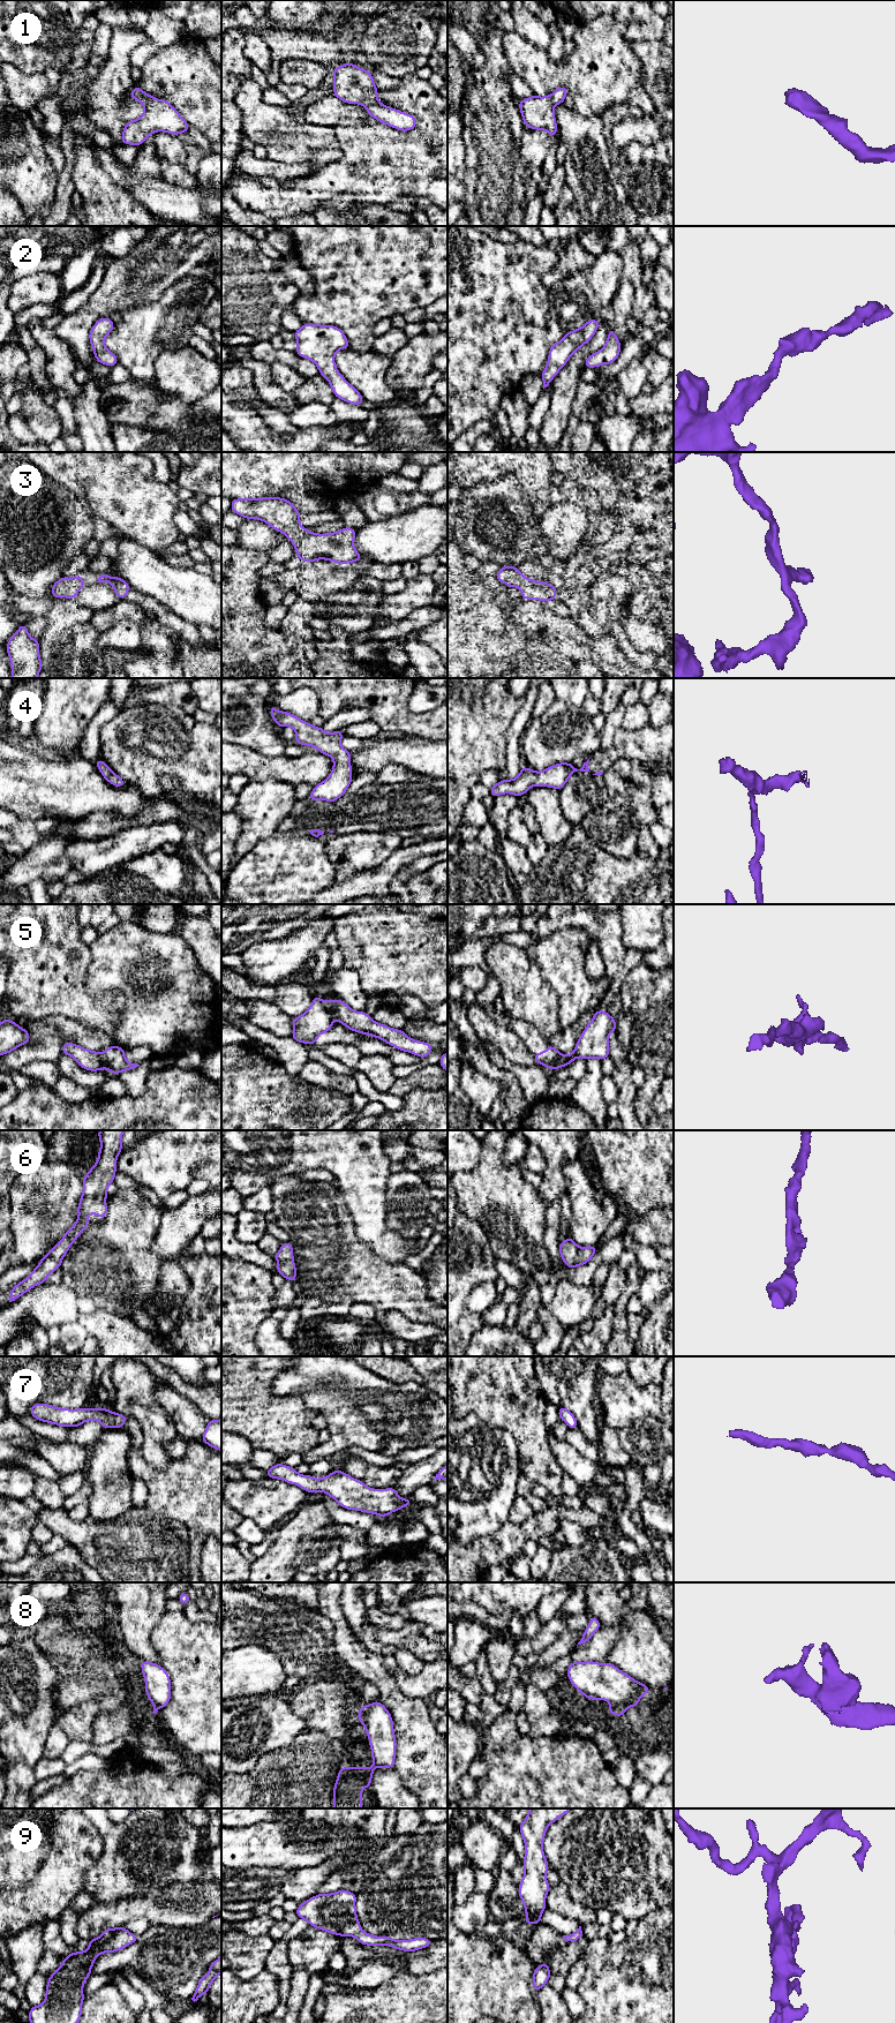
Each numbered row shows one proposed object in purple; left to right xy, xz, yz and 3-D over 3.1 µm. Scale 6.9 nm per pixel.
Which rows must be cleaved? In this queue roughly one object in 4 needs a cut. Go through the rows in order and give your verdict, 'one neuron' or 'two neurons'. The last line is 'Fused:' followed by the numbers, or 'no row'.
1: one neuron
2: one neuron
3: one neuron
4: one neuron
5: two neurons
6: one neuron
7: one neuron
8: one neuron
9: one neuron
Fused: 5

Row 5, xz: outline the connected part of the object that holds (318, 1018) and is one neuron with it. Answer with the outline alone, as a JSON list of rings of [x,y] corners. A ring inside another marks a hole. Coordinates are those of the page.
[[[315,994],[307,1012],[293,1017],[292,1038],[298,1043],[315,1046],[316,1039],[332,1028],[333,1020],[329,1002]]]

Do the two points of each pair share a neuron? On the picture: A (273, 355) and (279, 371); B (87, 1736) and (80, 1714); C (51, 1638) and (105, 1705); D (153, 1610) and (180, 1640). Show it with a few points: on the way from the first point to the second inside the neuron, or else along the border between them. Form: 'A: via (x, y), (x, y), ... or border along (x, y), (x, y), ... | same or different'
A: border along (271, 363), (286, 363), (301, 373) | different
B: via (82, 1730), (80, 1728), (80, 1720) | same
C: via (67, 1654), (102, 1689) | same
D: border along (167, 1599), (164, 1614), (150, 1634), (151, 1644) | different

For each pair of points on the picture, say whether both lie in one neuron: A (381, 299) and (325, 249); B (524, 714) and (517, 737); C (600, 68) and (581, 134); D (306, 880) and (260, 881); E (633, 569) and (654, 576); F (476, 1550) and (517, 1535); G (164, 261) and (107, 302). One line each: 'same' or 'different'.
A: same
B: same
C: different
D: same
E: different
F: same
G: same

